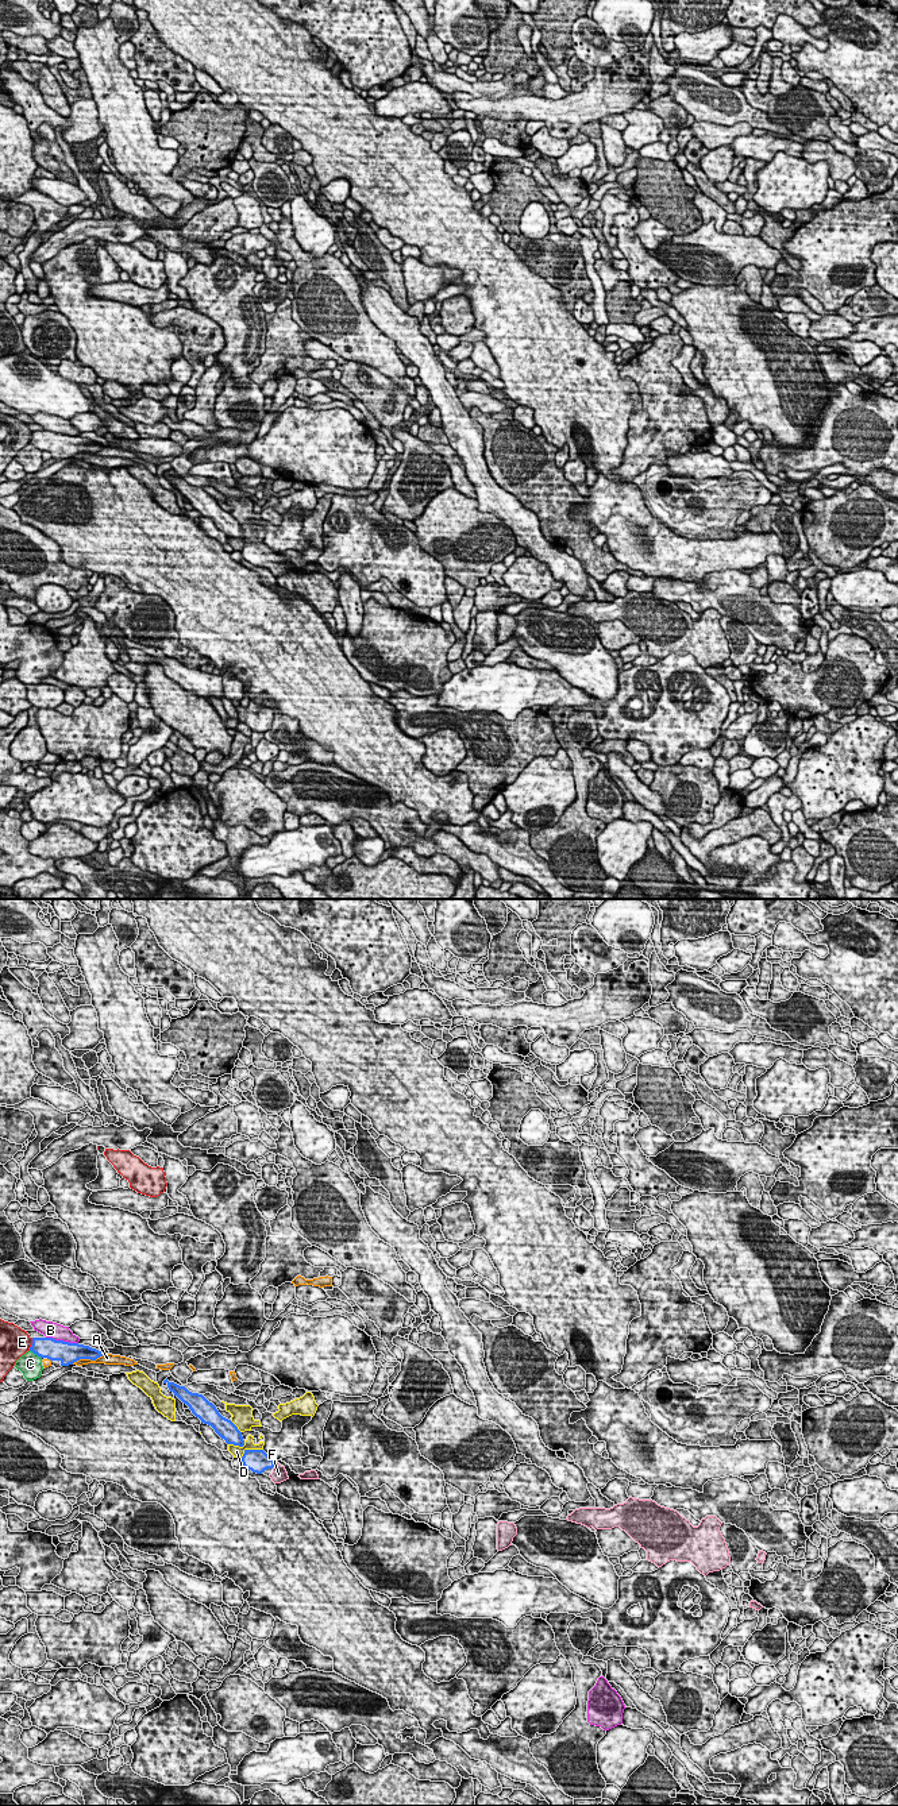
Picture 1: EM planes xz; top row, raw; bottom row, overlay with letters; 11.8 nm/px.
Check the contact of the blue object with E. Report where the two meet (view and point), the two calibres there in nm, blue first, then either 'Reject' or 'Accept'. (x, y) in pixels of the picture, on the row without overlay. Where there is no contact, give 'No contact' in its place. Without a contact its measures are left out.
Touches blue at xz (31, 438). Thickness 260 nm (blue) against 360 nm. Reject

